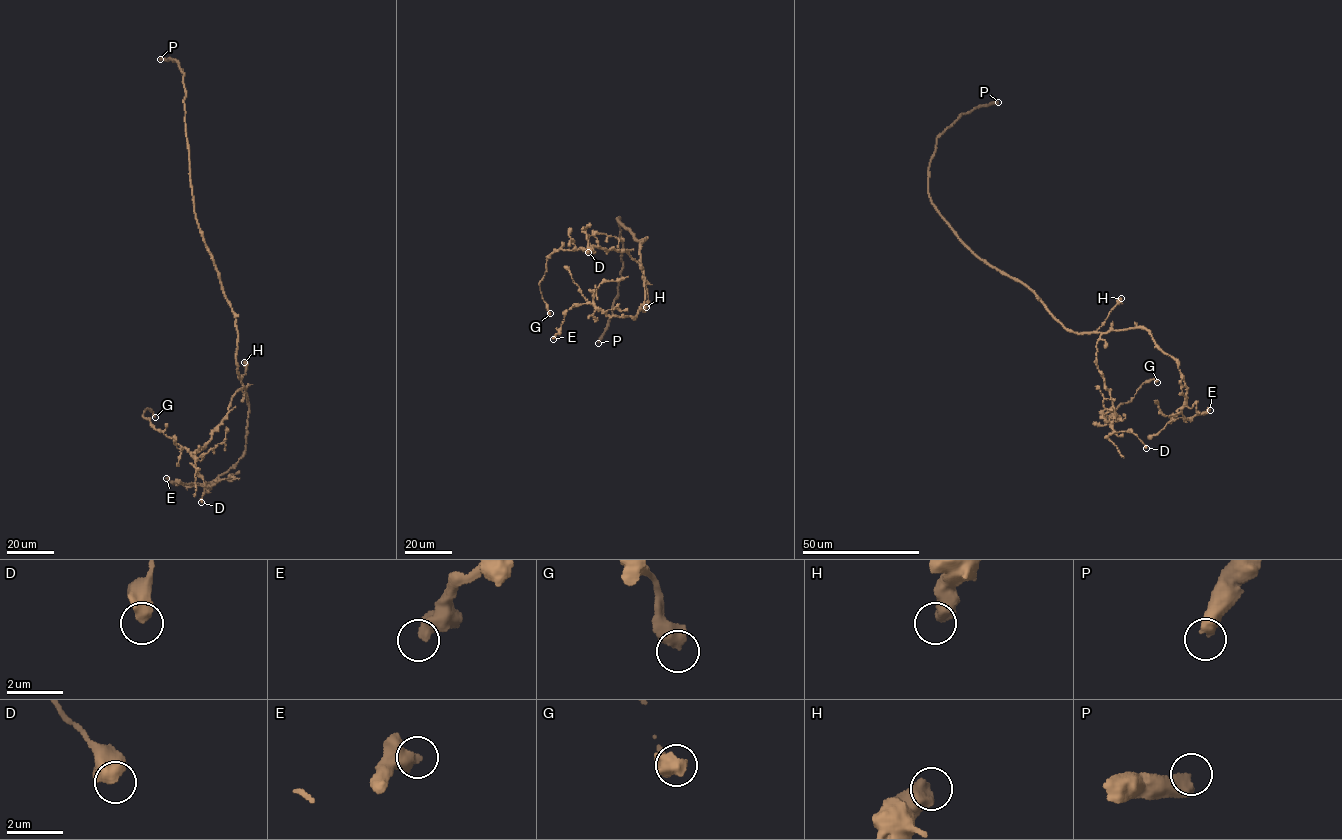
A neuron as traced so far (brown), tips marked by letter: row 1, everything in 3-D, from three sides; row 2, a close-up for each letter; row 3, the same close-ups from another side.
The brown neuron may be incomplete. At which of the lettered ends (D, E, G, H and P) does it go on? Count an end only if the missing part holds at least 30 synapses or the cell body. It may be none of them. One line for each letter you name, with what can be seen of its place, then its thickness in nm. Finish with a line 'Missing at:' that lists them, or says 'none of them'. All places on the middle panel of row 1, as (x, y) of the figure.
P: (598, 343) | 440 nm
Missing at: P

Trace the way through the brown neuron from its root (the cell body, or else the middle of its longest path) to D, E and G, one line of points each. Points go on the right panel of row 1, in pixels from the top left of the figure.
D: (1027, 286), (1067, 329), (1101, 333), (1097, 364), (1112, 401), (1111, 428), (1131, 431), (1146, 448)
E: (1027, 286), (1073, 332), (1143, 327), (1177, 363), (1187, 392), (1181, 409), (1184, 420), (1210, 410)
G: (1027, 286), (1067, 329), (1101, 333), (1097, 368), (1120, 417), (1110, 417), (1142, 384), (1157, 382)

